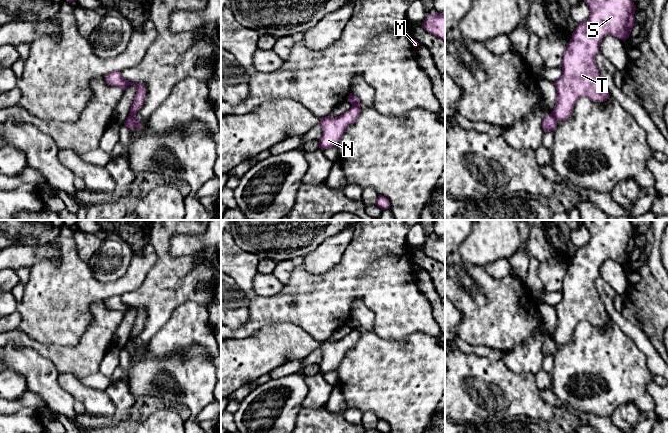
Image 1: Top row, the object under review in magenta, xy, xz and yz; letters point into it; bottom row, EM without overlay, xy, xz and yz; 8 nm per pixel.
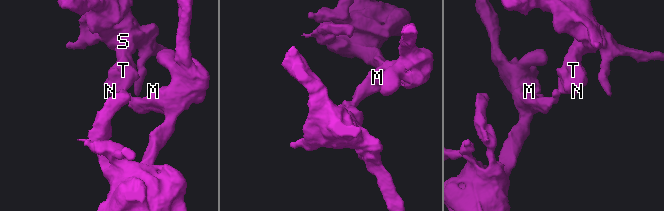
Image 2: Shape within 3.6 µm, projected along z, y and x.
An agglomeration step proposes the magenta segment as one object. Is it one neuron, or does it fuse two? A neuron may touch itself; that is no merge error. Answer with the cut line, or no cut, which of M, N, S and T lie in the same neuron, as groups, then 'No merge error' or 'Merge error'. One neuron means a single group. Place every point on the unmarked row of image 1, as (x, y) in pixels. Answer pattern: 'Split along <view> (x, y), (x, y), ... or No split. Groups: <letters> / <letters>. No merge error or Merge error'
Split along xz (352, 329), (359, 330). Groups: M / N S T. Merge error

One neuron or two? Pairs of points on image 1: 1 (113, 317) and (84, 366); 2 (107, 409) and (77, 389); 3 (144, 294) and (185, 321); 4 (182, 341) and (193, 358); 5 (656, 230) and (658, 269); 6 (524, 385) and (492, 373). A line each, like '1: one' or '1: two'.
1: one
2: one
3: two
4: two
5: one
6: one

